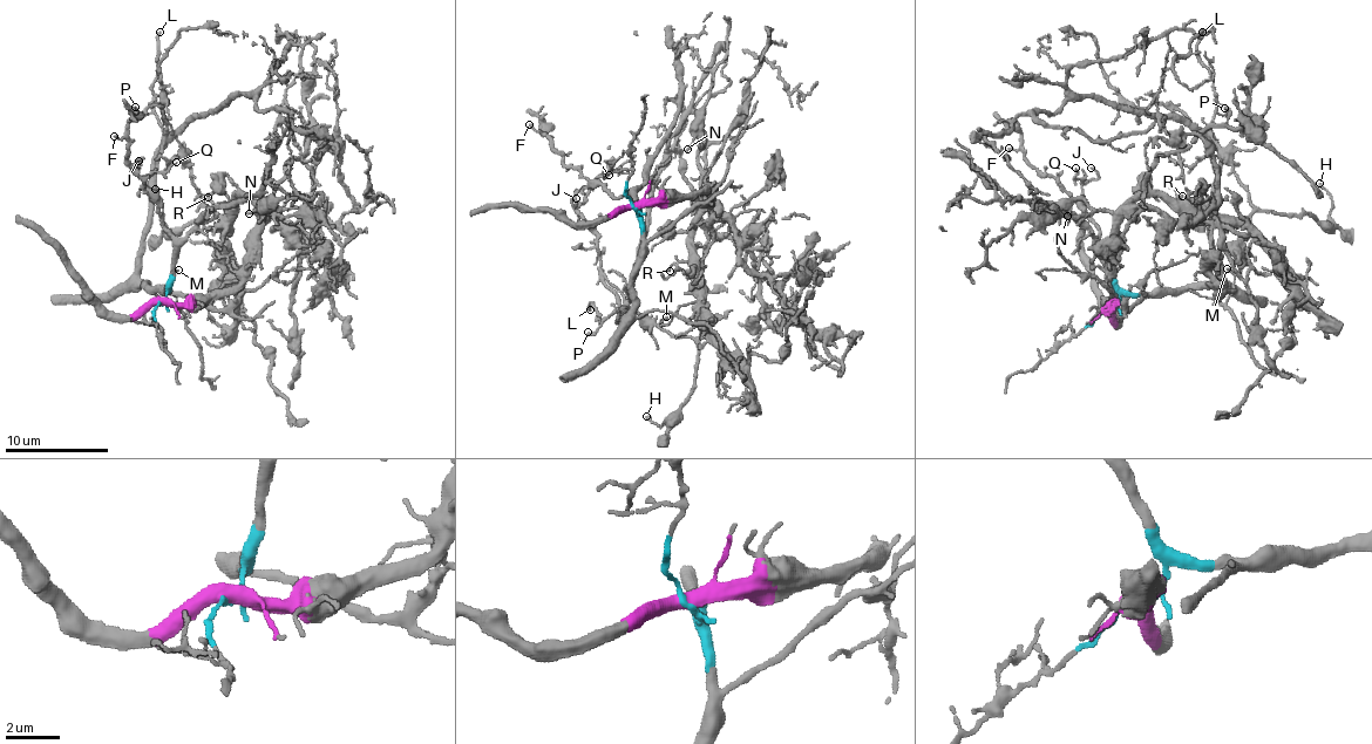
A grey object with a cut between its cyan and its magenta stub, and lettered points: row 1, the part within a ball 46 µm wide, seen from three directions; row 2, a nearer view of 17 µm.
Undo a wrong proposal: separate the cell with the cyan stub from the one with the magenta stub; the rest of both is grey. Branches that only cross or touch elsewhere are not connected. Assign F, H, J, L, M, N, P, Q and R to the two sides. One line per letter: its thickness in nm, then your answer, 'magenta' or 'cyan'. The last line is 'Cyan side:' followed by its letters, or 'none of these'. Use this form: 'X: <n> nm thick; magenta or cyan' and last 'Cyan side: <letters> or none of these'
F: 140 nm thick; cyan
H: 160 nm thick; magenta
J: 140 nm thick; cyan
L: 180 nm thick; cyan
M: 120 nm thick; cyan
N: 120 nm thick; magenta
P: 200 nm thick; cyan
Q: 120 nm thick; cyan
R: 150 nm thick; magenta
Cyan side: F, J, L, M, P, Q

